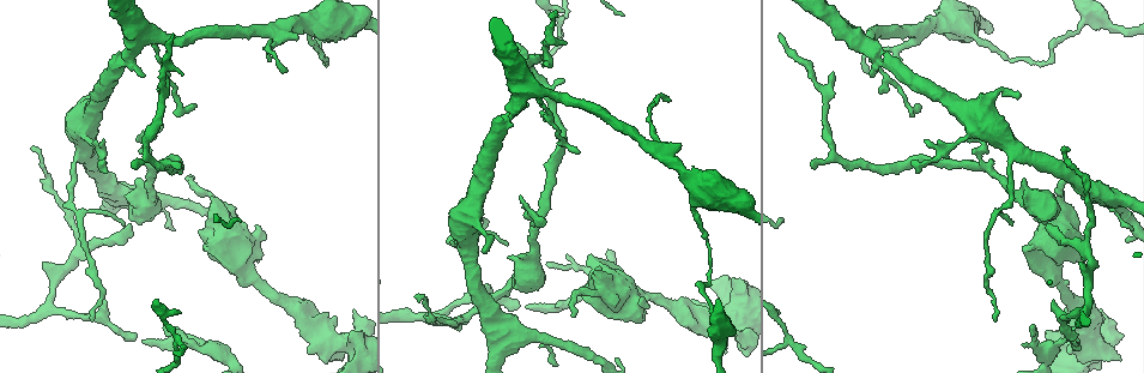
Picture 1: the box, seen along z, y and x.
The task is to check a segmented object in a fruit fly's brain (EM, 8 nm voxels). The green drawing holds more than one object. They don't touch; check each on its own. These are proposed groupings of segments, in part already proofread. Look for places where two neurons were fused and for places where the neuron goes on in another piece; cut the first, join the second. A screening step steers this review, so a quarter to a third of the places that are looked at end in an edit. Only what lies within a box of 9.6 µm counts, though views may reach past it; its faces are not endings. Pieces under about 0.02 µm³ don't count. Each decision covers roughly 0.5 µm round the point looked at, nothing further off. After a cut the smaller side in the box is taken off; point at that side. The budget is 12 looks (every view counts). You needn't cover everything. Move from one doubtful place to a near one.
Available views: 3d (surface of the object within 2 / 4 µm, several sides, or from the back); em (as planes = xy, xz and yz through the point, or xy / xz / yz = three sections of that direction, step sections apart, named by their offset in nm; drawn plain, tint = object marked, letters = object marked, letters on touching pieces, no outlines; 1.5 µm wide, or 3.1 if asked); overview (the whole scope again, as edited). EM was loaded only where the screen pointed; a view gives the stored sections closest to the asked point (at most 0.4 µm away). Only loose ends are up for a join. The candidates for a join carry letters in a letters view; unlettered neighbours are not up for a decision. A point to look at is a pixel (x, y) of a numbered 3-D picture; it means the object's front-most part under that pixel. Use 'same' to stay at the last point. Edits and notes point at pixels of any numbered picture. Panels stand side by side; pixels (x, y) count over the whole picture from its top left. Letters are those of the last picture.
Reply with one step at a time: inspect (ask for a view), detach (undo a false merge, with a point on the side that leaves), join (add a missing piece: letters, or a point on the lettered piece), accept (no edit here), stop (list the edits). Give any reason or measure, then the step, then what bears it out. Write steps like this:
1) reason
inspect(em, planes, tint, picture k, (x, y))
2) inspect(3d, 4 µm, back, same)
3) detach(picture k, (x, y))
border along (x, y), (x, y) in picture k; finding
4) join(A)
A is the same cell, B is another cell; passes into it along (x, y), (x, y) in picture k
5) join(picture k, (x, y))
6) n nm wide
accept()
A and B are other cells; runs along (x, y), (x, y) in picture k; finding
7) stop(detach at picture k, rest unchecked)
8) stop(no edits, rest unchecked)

branch stops here
inspect(3d, 4 µm, picture 1, (596, 271))

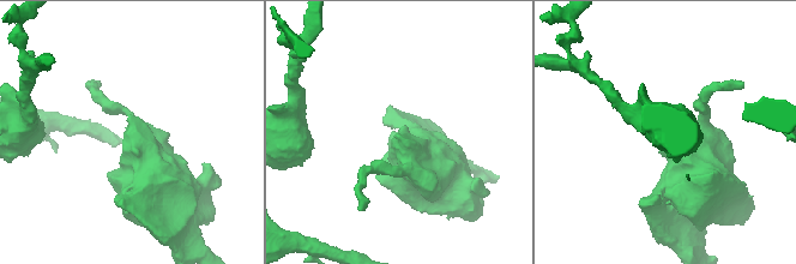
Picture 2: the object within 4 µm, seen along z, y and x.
inspect(em, planes, letters, picture 2, (128, 114))

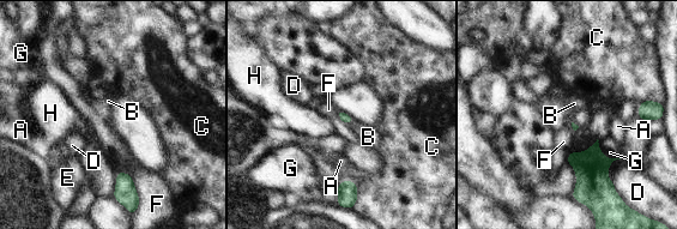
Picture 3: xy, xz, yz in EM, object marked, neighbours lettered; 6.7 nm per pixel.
F touches over 220 nm
accept()
A, B, C, D, E, F, G and H are other cells; border along (355, 121), (348, 125) in picture 3; none of them fits

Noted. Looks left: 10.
an open end
inspect(em, planes, letters, picture 1, (542, 224))

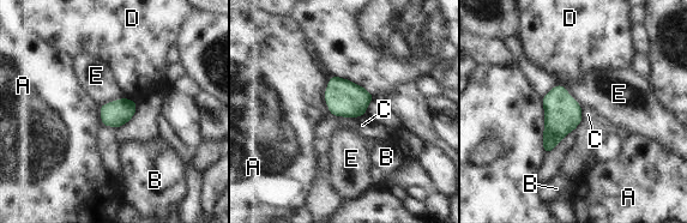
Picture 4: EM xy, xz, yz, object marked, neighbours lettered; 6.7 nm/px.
170 nm wide
accept()
A, B, C, D and E are other cells; border along (365, 114), (343, 118) in picture 4; none of them fits

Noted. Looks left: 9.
long arm stops here
inspect(3d, 4 µm, picture 1, (1127, 241))

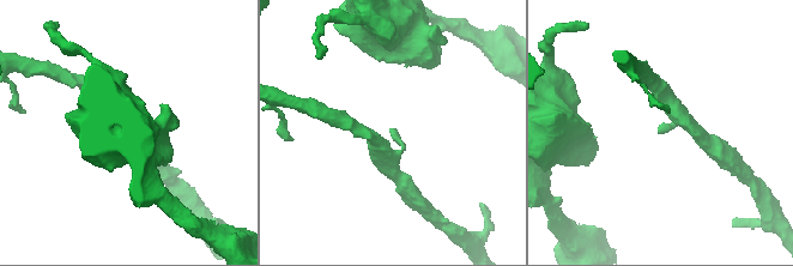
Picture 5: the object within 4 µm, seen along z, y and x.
now the EM
inspect(em, planes, letters, picture 5, (661, 128))

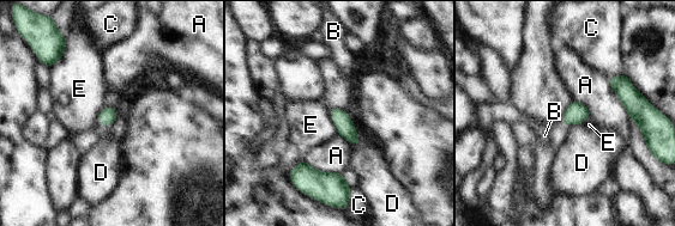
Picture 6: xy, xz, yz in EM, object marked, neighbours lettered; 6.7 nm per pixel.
accept()
A, B, C, D and E are other cells; border along (353, 122), (360, 140), (354, 146) in picture 6; no lettered piece goes on from it

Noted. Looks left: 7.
thin end
inspect(3d, 2 µm, picture 1, (915, 172))

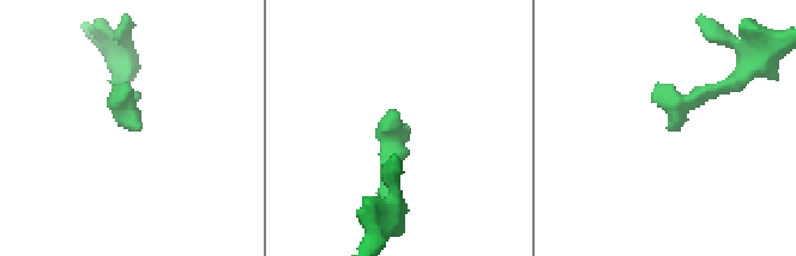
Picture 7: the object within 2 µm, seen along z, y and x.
need the tissue
inspect(em, planes, tint, picture 7, (139, 131))

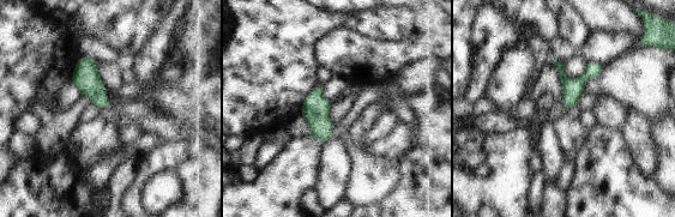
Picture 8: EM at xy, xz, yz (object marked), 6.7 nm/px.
inspect(em, planes, letters, same)

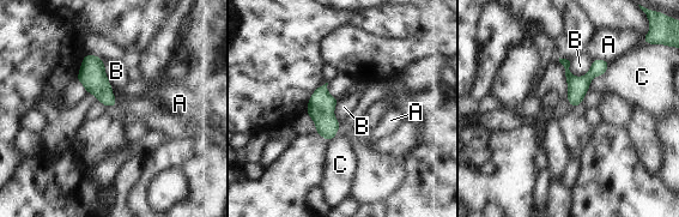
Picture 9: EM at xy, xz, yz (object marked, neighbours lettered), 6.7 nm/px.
140 nm wide
accept()
A, B and C are other cells; border along (593, 60), (583, 76), (568, 68) in picture 9; no lettered piece goes on from it

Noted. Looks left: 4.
sudden change in width
inspect(em, xy, step 4, tint, picture 1, (1086, 15))

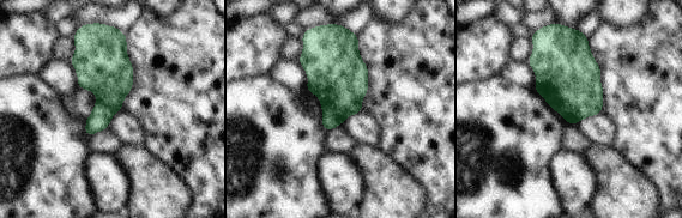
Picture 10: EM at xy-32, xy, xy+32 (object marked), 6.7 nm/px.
see the neighbours
inspect(em, xy, step 4, letters, same)

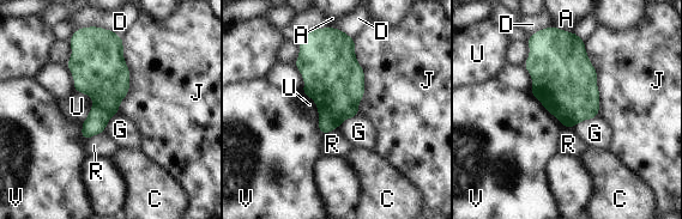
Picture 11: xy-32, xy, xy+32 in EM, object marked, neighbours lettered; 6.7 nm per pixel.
detach(picture 11, (333, 78))
A, C, D, G, J, R, U and V are other cells; border along (319, 110), (327, 110), (337, 127) in picture 11; a second neuron is stuck on

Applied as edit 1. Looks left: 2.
stop(detach at picture 11, rest unchecked)

